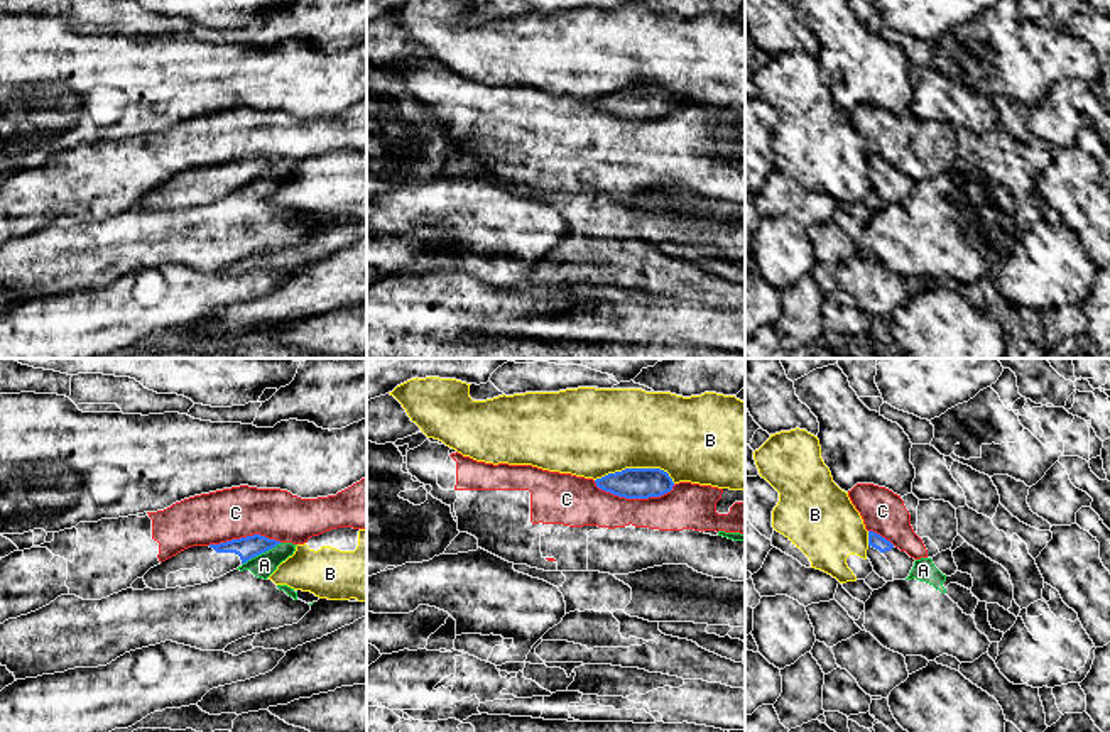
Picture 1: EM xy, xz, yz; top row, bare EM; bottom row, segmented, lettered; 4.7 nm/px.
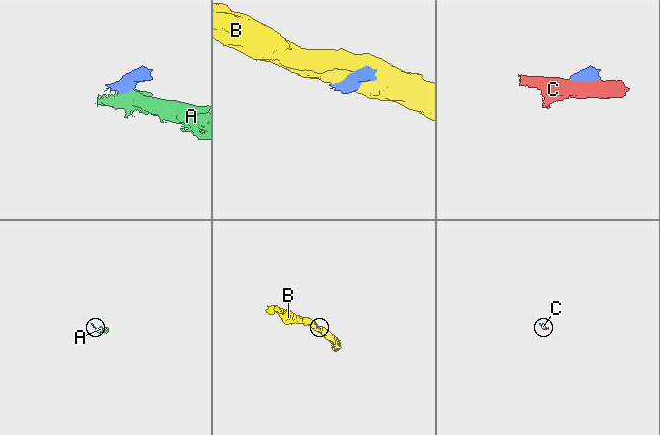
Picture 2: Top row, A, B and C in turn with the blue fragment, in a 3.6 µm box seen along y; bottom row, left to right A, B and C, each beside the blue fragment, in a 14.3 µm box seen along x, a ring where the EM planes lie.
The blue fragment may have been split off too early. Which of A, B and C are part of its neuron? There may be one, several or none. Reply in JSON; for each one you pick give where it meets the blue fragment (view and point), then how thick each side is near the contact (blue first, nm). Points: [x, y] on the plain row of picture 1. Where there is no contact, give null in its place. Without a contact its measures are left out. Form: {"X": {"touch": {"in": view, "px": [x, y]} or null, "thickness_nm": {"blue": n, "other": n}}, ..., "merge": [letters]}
{"merge": []}

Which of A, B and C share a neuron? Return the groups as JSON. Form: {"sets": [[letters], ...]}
{"sets": [["A"], ["B"], ["C"]]}

